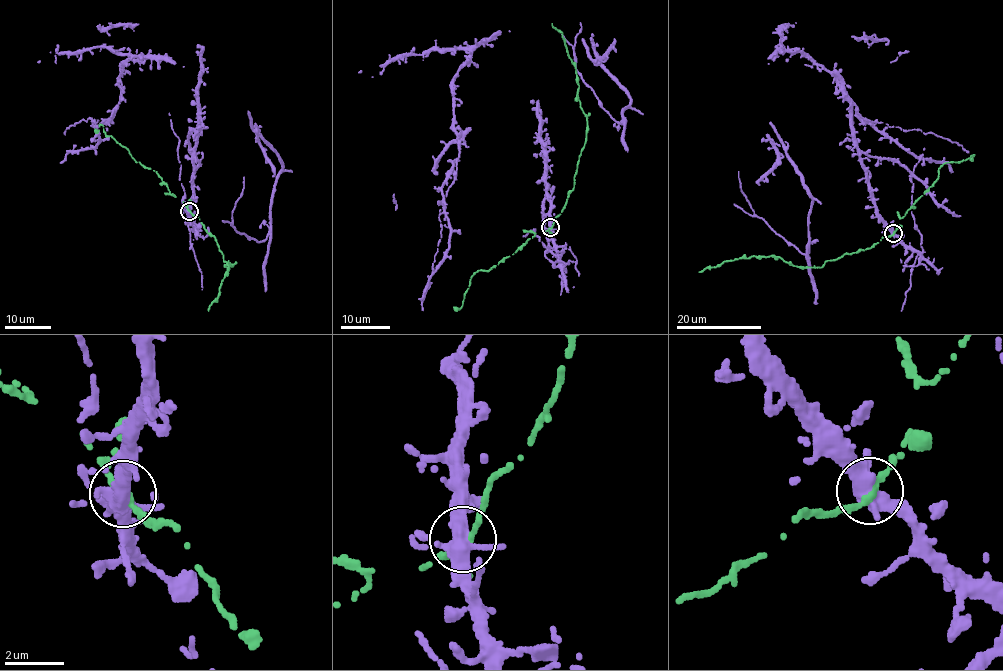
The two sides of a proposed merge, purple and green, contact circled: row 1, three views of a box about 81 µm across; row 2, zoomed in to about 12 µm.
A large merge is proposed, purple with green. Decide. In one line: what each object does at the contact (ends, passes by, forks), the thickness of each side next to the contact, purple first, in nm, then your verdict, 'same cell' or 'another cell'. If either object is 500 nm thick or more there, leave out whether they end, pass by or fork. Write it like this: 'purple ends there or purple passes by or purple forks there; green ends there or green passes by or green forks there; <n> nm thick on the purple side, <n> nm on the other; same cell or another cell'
purple forks there; green passes by; 420 nm thick on the purple side, 220 nm on the other; another cell

